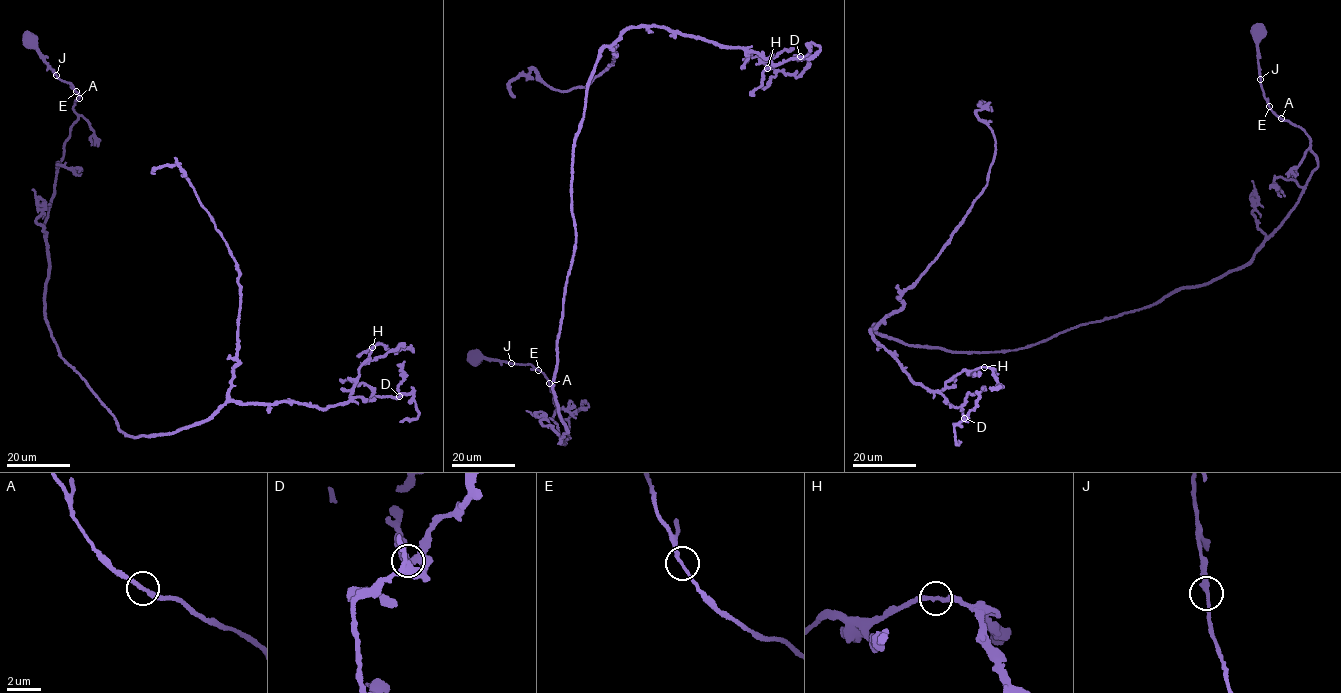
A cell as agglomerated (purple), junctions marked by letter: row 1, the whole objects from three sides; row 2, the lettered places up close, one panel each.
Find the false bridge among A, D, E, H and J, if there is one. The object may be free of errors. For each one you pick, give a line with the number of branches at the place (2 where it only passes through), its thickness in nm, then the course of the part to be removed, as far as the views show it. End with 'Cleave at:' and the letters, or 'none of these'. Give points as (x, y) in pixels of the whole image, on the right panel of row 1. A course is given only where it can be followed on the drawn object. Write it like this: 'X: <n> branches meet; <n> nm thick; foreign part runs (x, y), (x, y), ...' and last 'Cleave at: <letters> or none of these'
Cleave at: none of these

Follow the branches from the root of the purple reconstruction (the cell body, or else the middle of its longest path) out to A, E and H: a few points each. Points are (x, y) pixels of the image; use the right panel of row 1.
A: (1259, 34), (1257, 60), (1263, 92), (1270, 109), (1281, 119)
E: (1259, 34), (1259, 69), (1269, 106)
H: (1259, 34), (1268, 105), (1317, 162), (1280, 227), (1209, 282), (1025, 347), (870, 331), (929, 391), (984, 367)

